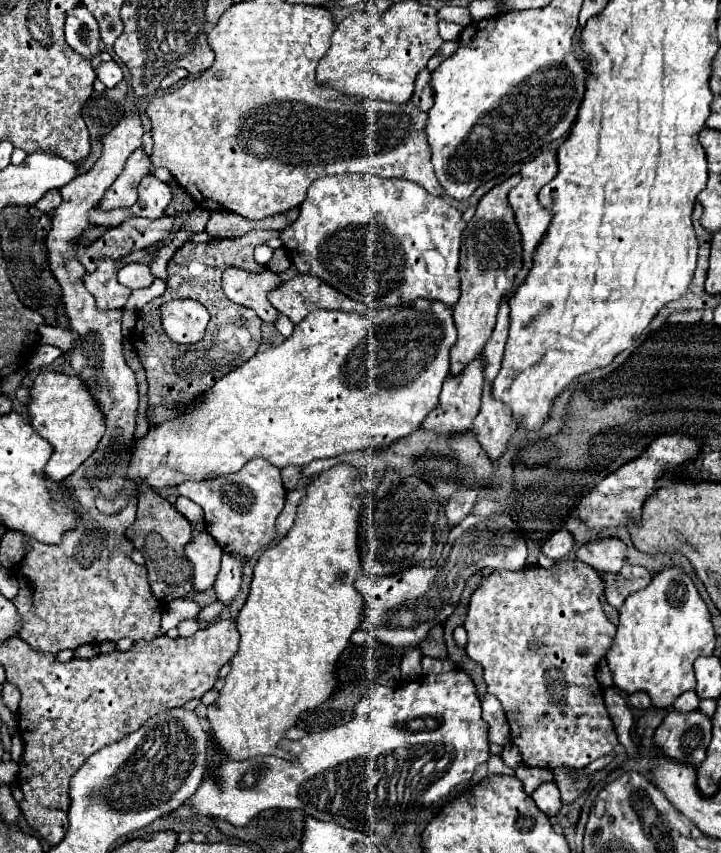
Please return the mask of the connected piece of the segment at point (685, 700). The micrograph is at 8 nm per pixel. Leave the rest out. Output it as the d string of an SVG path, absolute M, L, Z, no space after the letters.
M686 691L684 695L680 695L676 699L674 709L680 711L680 713L688 713L688 711L696 711L698 709L698 703L700 703L700 699L698 699L696 691Z

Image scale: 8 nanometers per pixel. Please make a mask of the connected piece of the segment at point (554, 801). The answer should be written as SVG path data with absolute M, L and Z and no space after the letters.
M550 781L550 783L542 783L534 793L532 793L532 799L534 803L538 805L538 809L542 813L546 813L548 817L554 817L558 813L558 809L562 807L562 801L560 801L560 791L558 787Z

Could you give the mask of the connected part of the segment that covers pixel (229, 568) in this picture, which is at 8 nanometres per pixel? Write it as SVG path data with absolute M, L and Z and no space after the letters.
M224 555L222 557L222 569L218 573L218 579L216 579L216 587L222 587L222 601L226 605L230 605L230 601L234 599L234 595L238 593L240 589L240 577L242 577L242 563L236 561L234 557L230 555Z

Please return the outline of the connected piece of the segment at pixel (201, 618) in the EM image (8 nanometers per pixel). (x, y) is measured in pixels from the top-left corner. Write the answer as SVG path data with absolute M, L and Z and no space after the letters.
M217 600L213 604L203 608L195 620L198 622L212 623L220 616L225 607L224 603Z

